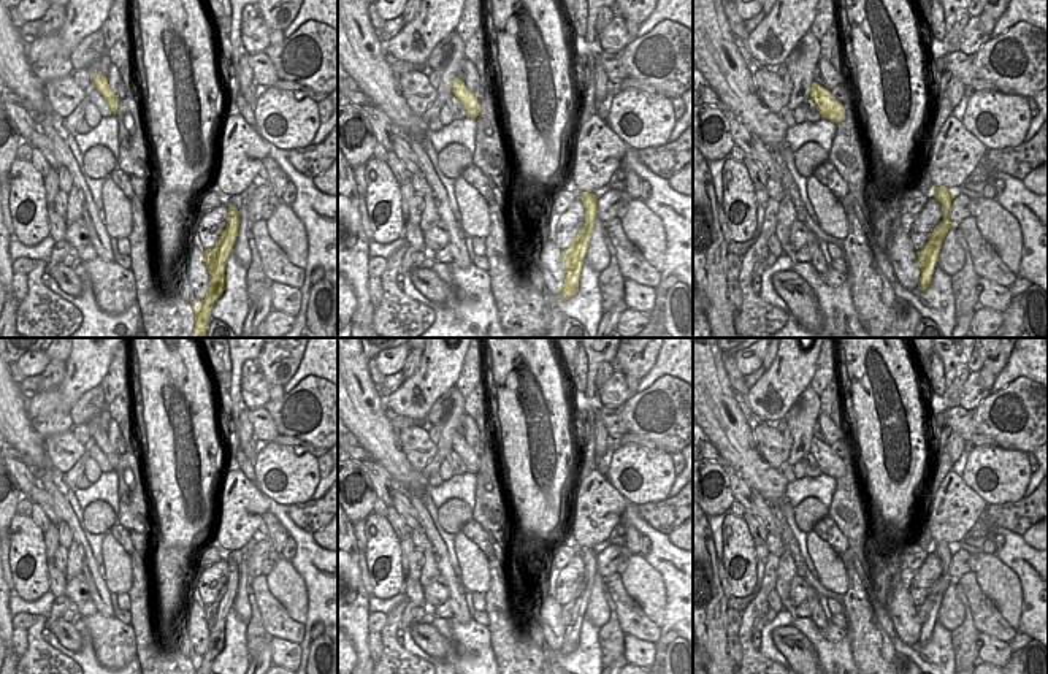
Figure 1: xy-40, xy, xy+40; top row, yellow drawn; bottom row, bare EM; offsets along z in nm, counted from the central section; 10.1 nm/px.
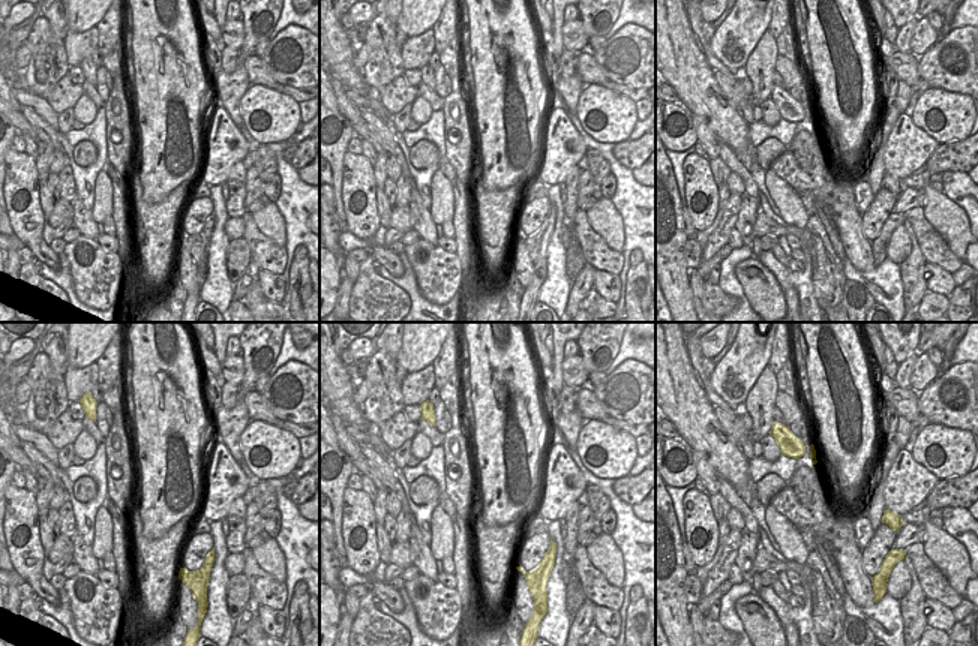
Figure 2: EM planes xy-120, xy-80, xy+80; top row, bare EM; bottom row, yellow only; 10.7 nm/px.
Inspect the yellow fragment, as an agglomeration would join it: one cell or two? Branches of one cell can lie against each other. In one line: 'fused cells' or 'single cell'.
fused cells

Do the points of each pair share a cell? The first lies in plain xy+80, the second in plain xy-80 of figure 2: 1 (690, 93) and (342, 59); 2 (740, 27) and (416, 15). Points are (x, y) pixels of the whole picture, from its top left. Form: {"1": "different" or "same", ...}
{"1": "same", "2": "same"}

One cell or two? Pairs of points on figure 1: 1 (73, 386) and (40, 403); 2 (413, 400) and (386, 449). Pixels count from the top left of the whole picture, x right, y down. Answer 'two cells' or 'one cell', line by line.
1: one cell
2: two cells

